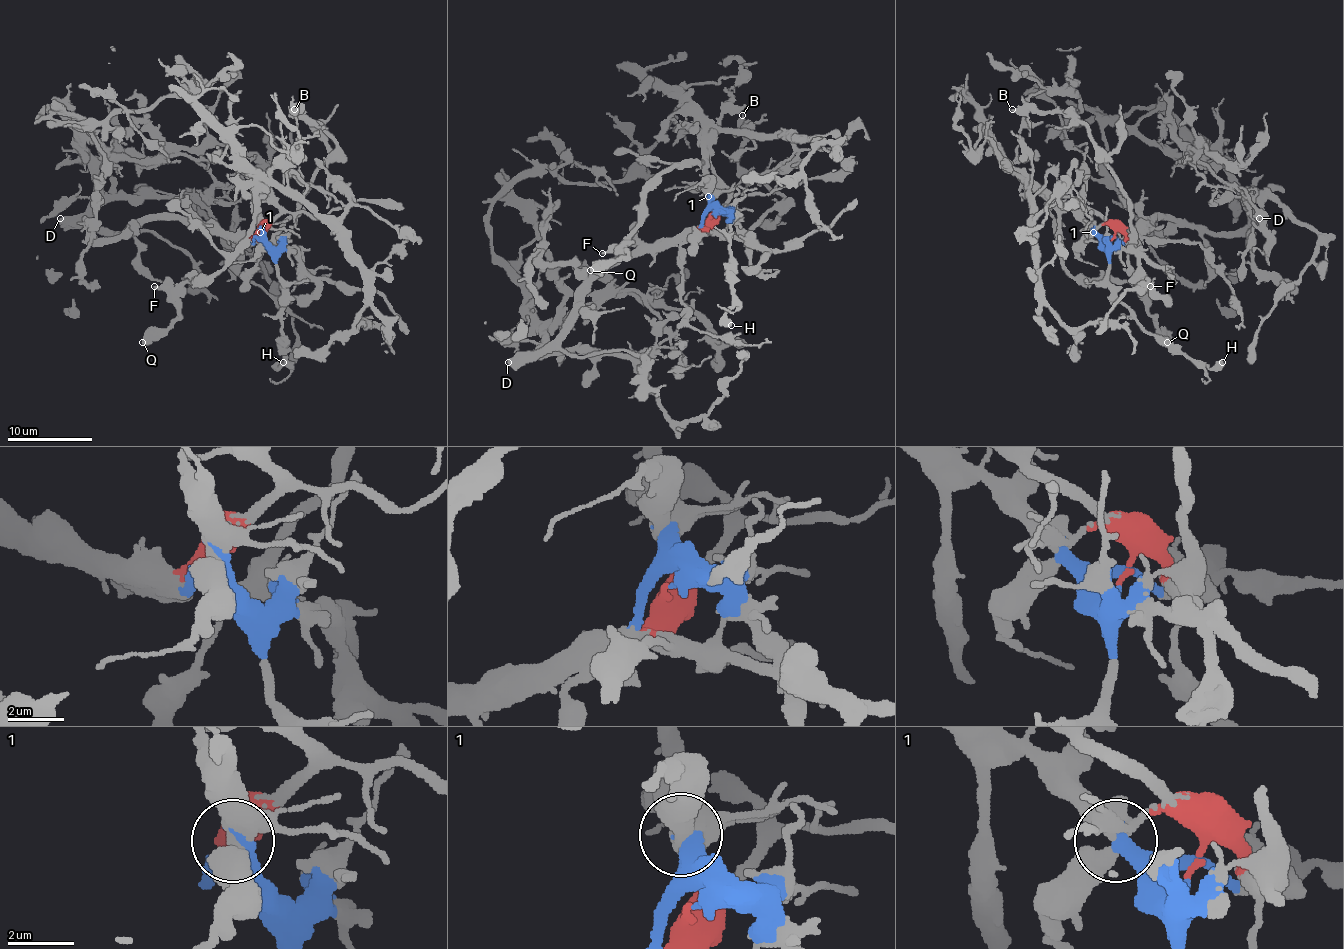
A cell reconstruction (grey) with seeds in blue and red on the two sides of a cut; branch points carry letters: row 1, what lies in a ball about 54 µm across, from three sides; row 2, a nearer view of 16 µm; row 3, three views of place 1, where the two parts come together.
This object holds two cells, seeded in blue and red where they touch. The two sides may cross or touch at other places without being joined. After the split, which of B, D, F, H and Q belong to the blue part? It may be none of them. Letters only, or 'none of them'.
F, H, Q

